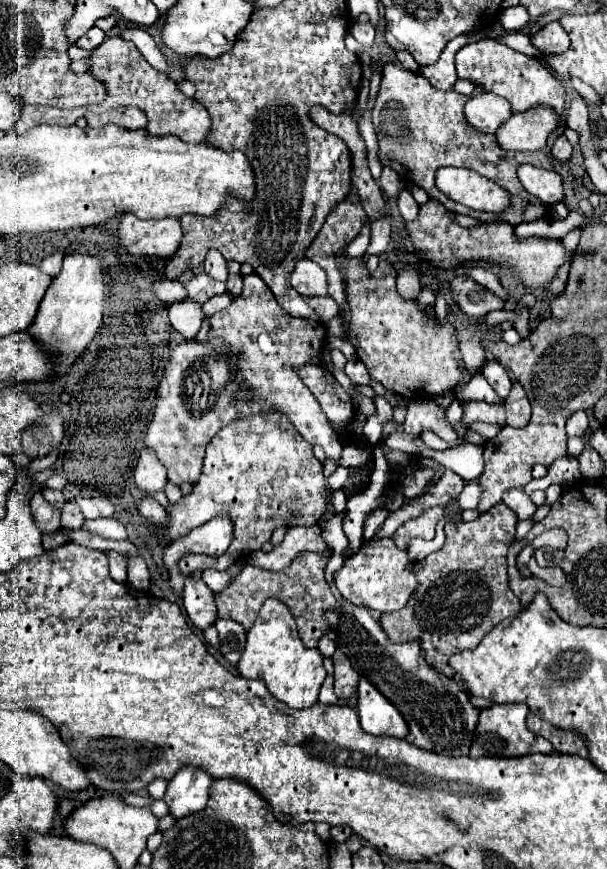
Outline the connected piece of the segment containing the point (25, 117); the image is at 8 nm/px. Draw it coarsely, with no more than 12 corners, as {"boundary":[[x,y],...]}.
{"boundary":[[22,105],[14,127],[74,125],[82,113]]}

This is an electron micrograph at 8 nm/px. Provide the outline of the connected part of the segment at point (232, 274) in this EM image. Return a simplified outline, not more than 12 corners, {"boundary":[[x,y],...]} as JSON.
{"boundary":[[228,263],[226,289],[232,295],[242,291],[240,263]]}

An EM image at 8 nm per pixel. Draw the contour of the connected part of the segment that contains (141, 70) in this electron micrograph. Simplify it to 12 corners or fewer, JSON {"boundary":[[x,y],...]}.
{"boundary":[[120,37],[88,57],[98,111],[138,107],[150,135],[204,143],[212,119]]}

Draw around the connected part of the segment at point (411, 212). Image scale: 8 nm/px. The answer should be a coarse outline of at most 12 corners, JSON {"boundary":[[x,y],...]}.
{"boundary":[[404,189],[398,195],[398,207],[404,221],[416,215],[414,199]]}

